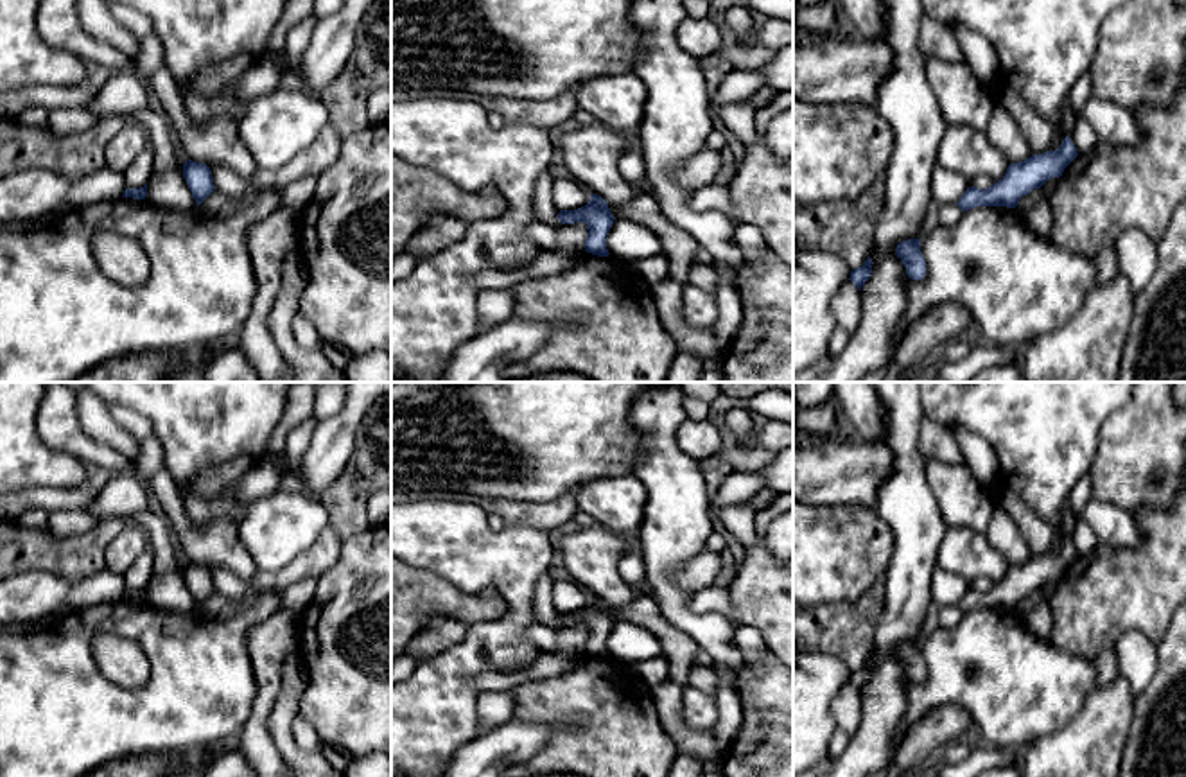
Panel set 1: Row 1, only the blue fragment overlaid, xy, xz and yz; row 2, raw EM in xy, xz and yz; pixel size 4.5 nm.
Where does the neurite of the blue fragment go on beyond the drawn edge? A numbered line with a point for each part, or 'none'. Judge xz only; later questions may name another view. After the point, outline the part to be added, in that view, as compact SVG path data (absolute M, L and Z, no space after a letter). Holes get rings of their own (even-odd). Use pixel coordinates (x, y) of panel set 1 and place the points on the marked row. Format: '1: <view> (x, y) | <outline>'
none

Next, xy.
none

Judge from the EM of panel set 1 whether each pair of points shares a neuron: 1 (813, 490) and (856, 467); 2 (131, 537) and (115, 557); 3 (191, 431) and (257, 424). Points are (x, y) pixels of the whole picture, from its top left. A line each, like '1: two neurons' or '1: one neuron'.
1: one neuron
2: one neuron
3: one neuron

